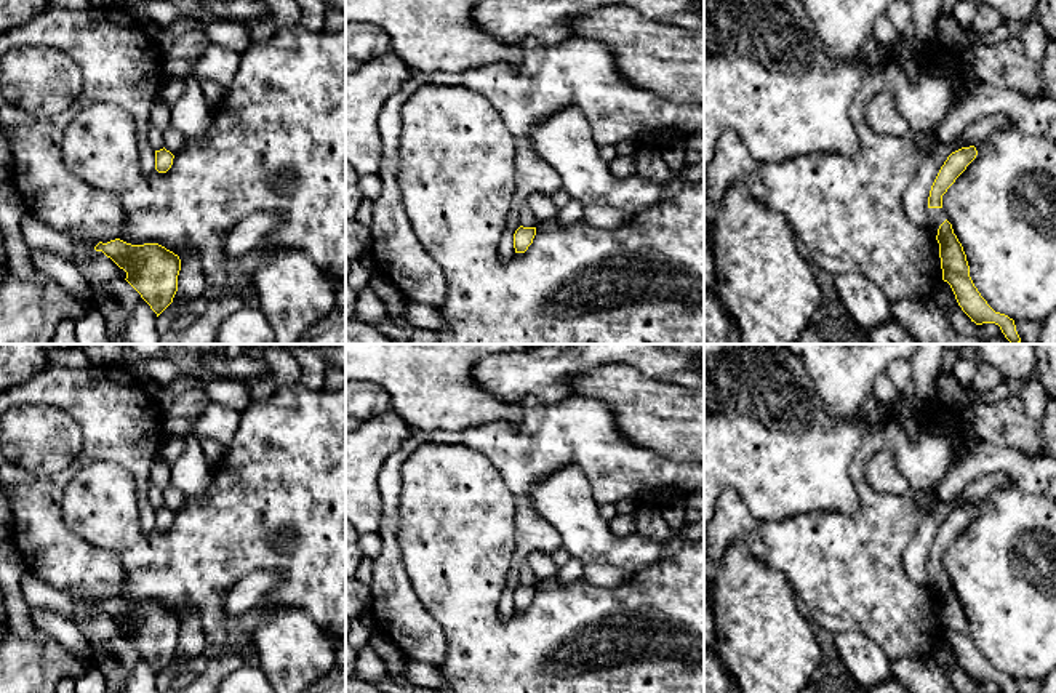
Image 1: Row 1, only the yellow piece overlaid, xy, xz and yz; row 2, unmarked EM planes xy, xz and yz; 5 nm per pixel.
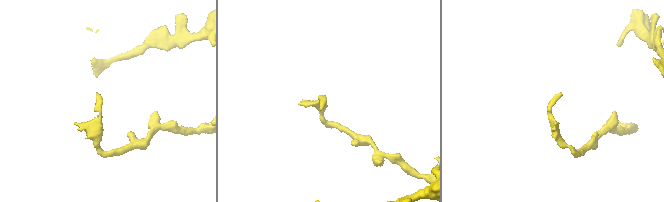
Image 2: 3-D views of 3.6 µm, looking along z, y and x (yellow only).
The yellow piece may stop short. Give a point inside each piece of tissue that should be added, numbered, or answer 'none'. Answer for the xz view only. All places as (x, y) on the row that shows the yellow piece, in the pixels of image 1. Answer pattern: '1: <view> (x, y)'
none

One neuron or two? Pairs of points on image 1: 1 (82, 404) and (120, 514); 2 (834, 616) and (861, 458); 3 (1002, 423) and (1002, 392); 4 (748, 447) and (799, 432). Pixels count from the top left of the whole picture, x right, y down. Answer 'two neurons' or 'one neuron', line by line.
1: two neurons
2: one neuron
3: two neurons
4: one neuron

